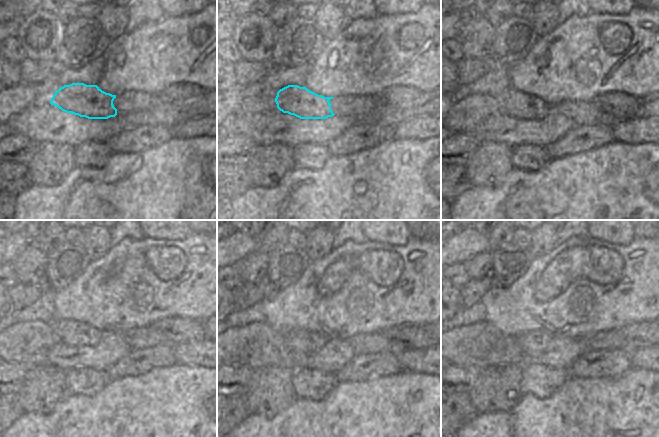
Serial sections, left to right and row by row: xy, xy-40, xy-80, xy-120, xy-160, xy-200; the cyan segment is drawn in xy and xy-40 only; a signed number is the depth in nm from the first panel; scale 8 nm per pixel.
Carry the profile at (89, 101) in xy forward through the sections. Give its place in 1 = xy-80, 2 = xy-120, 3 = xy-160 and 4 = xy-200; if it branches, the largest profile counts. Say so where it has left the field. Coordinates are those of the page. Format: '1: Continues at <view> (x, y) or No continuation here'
1: Continues at xy-80 (514, 103)
2: Continues at xy-120 (72, 333)
3: Continues at xy-160 (300, 340)
4: Continues at xy-200 (533, 343).

